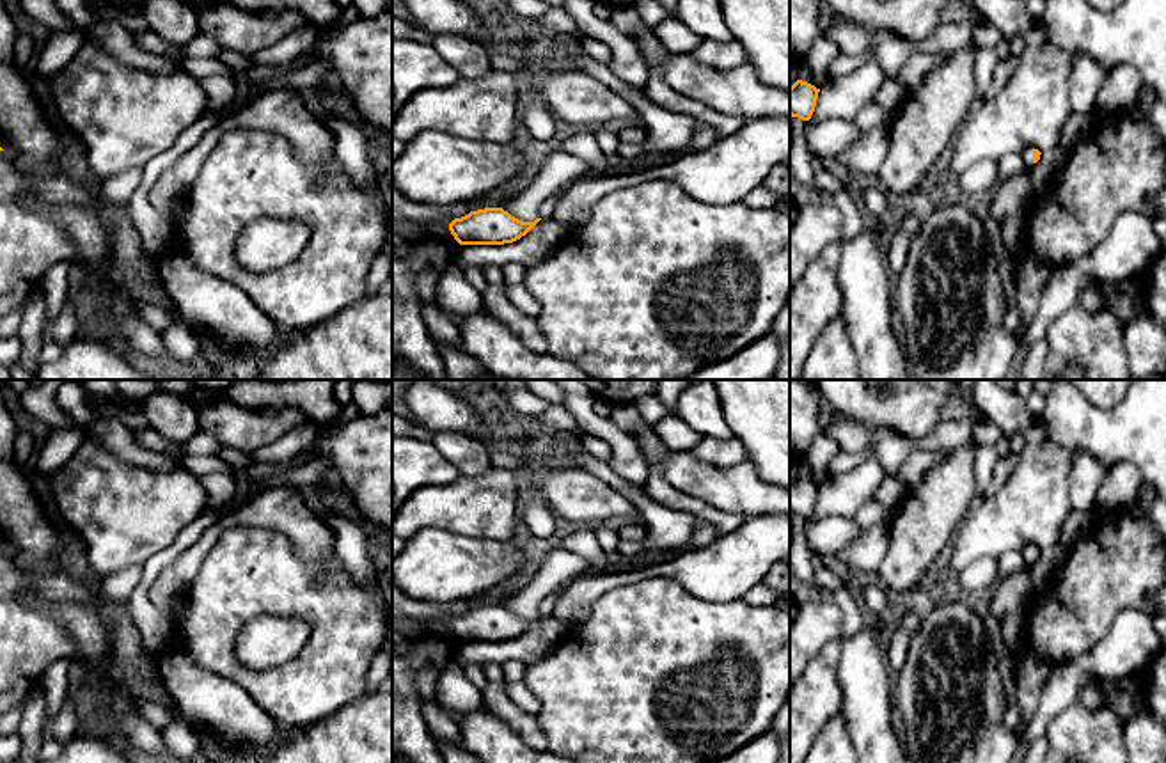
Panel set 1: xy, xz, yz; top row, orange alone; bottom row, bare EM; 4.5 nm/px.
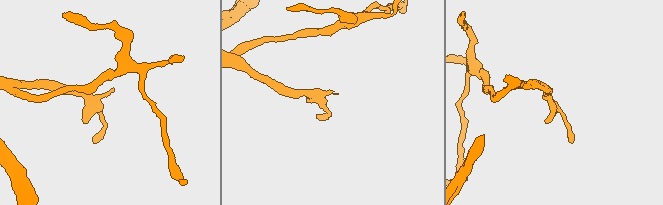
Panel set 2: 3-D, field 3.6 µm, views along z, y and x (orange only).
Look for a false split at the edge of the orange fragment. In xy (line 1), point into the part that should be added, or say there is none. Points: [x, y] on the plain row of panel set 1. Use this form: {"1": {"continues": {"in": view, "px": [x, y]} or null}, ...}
{"1": {"continues": null}}

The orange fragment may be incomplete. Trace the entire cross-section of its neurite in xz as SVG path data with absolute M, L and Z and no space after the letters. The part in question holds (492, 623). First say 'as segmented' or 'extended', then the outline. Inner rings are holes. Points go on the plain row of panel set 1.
as segmented; M485 605L454 616L449 628L460 642L504 642L525 633L540 617L522 619L502 605Z

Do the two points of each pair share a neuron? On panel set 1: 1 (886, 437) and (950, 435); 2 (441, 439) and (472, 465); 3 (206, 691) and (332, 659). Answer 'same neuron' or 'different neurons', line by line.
1: same neuron
2: same neuron
3: different neurons

